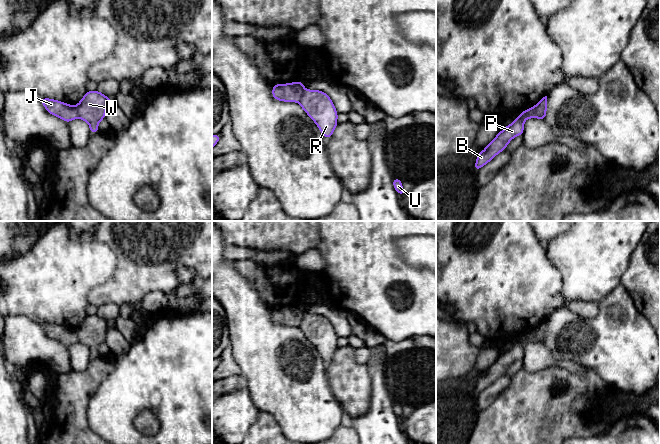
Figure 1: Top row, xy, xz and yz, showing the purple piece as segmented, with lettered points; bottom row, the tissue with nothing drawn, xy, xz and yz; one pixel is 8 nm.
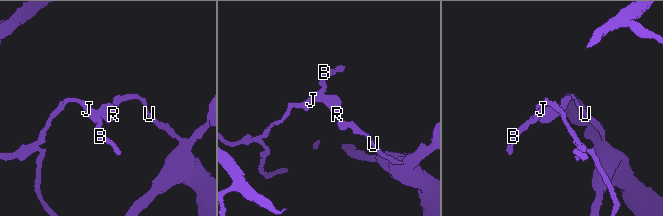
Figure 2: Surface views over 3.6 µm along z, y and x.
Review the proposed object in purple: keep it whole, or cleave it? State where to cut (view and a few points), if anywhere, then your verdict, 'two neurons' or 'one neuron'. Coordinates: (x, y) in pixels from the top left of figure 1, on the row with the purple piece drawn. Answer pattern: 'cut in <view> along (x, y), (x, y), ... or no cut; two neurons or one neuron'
cut in xz along (304, 89), (298, 101); two neurons

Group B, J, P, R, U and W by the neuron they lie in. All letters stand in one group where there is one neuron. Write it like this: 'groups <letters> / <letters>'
groups B J P / R U W

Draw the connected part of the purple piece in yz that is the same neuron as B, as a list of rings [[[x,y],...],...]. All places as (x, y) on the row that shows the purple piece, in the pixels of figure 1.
[[[532,108],[521,112],[512,124],[506,126],[497,136],[477,155],[474,169],[478,171],[482,166],[490,162],[497,154],[503,151],[508,143],[516,136],[522,135],[524,122],[528,118],[537,118],[537,114]]]

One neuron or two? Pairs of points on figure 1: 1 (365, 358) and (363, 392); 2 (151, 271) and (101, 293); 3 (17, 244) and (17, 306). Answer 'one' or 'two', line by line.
1: two
2: one
3: two

